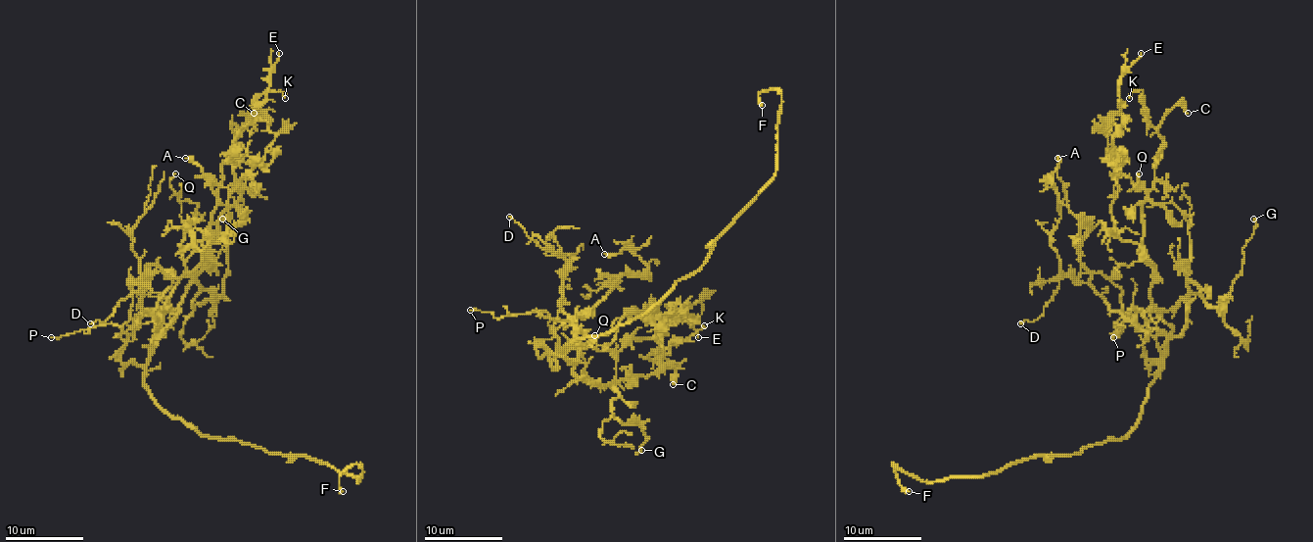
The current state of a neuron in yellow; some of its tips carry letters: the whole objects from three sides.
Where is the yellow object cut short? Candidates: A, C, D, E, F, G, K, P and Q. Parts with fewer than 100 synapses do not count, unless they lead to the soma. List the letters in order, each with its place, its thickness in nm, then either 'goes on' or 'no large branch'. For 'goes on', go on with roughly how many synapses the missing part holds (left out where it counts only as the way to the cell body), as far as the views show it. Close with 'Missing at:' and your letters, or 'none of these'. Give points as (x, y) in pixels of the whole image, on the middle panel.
A: at (604, 254); 360 nm thick; no large branch
C: at (673, 384); 320 nm thick; no large branch
D: at (509, 217); 120 nm thick; no large branch
E: at (698, 337); 110 nm thick; no large branch
F: at (762, 105); 380 nm thick; goes on
G: at (641, 450); 120 nm thick; no large branch
K: at (704, 325); 170 nm thick; no large branch
P: at (470, 310); 140 nm thick; no large branch
Q: at (594, 335); 150 nm thick; no large branch
Missing at: F

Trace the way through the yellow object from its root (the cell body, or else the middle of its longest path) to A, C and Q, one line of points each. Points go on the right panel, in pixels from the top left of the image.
A: (1147, 396), (1166, 337), (1139, 329), (1123, 314), (1121, 290), (1080, 262), (1078, 219), (1054, 183), (1057, 158)
C: (1147, 396), (1166, 335), (1150, 316), (1154, 268), (1145, 258), (1143, 201), (1164, 115), (1176, 105), (1188, 113)
Q: (1147, 396), (1164, 347), (1186, 323), (1190, 232), (1186, 217), (1172, 203), (1148, 201), (1139, 173)

